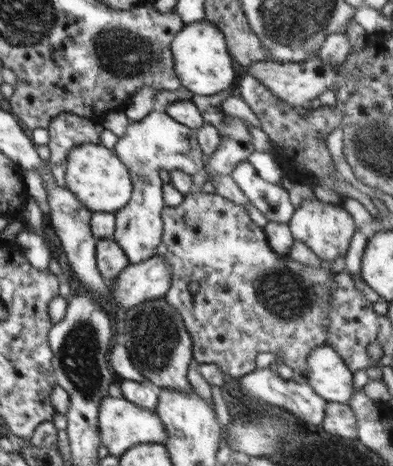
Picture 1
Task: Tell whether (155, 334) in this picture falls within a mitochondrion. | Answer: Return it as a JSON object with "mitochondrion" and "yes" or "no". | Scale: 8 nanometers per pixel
{"mitochondrion":"yes"}

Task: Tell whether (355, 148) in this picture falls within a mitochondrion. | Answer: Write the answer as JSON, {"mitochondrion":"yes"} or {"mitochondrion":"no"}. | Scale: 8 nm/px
{"mitochondrion":"yes"}

